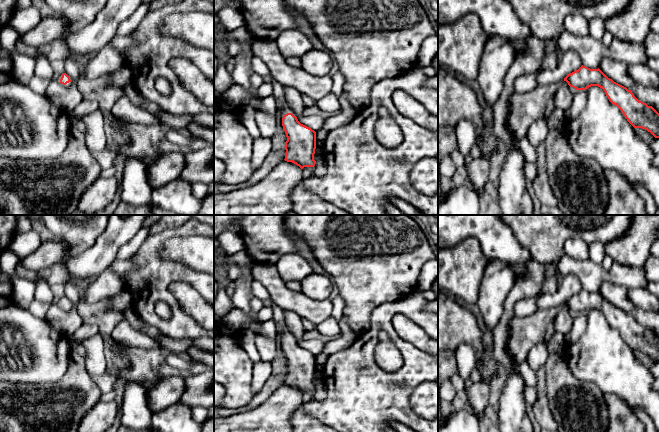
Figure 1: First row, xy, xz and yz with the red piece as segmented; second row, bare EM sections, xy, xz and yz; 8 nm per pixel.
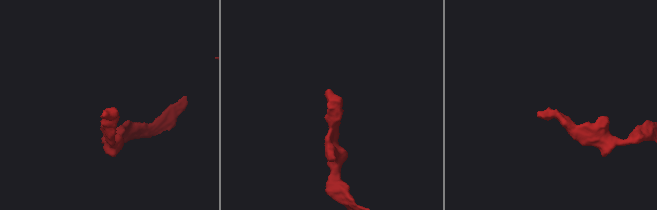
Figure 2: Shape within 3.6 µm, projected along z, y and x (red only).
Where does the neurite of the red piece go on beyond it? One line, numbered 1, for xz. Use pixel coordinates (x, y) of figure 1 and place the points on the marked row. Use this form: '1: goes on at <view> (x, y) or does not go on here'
1: goes on at xz (285, 108)

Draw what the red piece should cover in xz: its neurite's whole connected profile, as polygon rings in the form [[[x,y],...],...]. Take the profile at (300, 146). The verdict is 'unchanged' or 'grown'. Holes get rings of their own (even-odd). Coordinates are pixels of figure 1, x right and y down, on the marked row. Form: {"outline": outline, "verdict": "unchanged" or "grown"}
{"outline": [[[287,101],[279,104],[279,109],[284,115],[282,126],[287,137],[284,160],[296,164],[301,169],[314,167],[316,132],[298,121],[297,117],[292,114],[291,106]]], "verdict": "grown"}

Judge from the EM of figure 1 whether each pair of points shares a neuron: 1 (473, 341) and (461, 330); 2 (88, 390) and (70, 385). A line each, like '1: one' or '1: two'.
1: one
2: one

